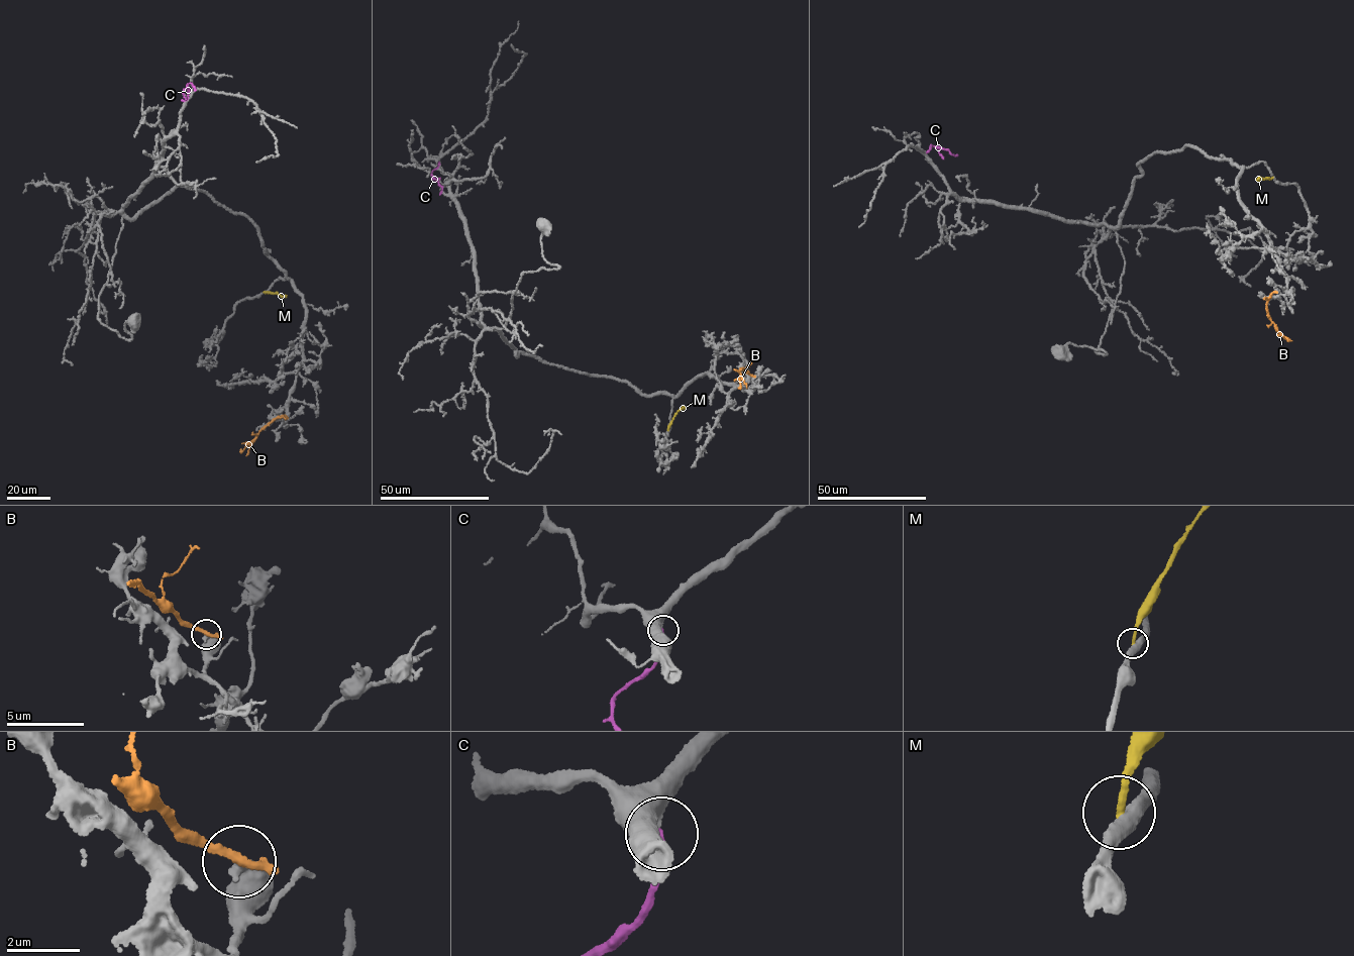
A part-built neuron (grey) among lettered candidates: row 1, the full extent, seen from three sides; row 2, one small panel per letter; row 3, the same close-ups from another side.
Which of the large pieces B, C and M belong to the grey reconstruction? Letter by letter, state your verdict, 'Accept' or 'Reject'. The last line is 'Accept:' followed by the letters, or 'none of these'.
B: Reject
C: Accept
M: Reject
Accept: C

